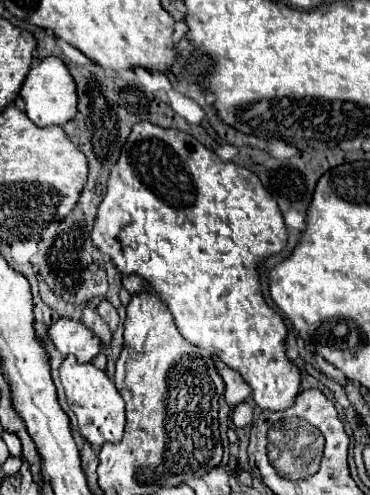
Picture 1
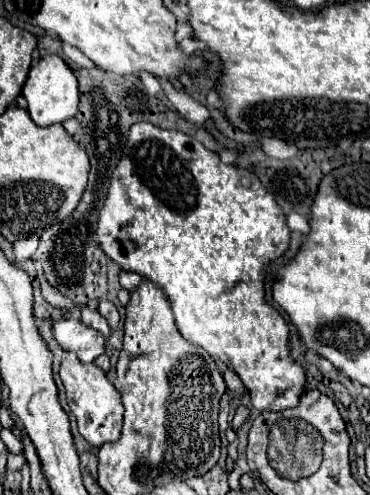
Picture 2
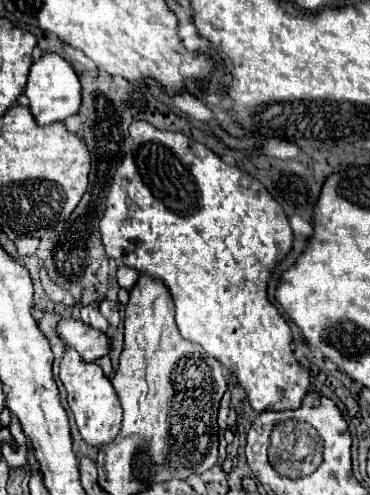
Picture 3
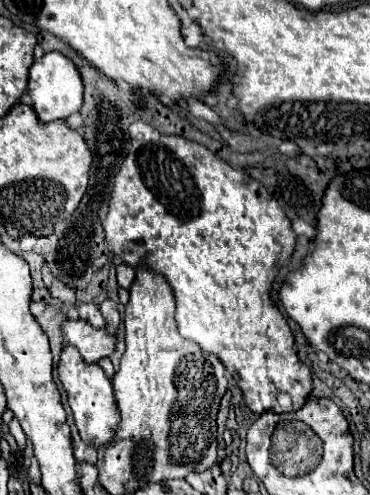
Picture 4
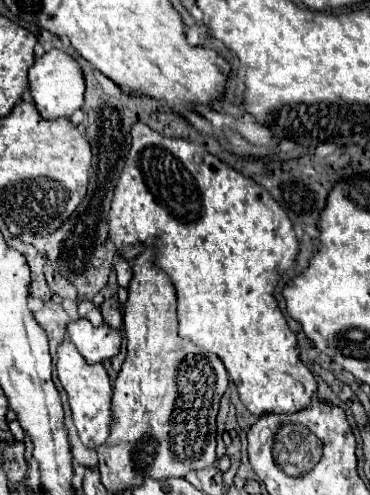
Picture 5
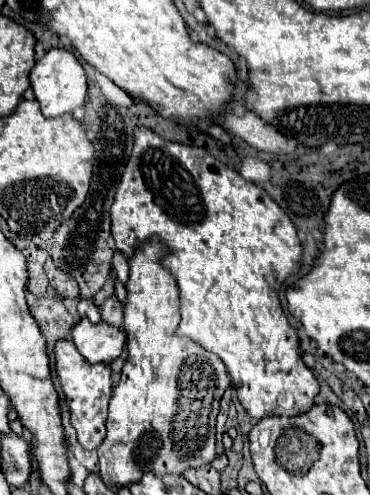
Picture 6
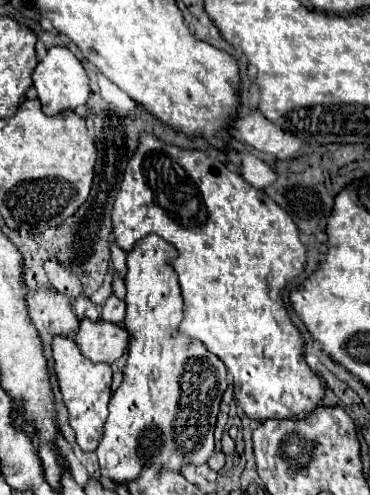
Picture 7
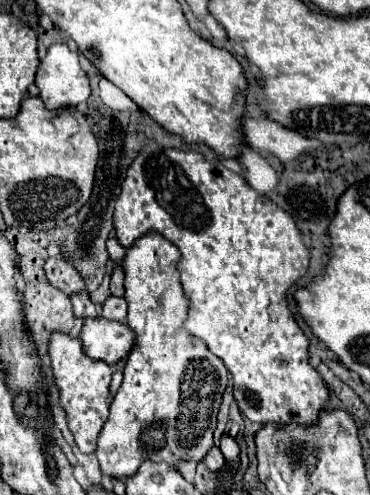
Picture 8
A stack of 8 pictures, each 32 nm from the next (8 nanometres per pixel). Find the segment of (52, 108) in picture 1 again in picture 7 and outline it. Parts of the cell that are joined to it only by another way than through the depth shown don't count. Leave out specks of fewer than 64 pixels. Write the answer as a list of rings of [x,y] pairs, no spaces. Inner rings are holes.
[[[52,46],[48,50],[48,54],[34,68],[32,84],[36,88],[38,100],[42,102],[42,112],[46,116],[58,116],[62,112],[76,110],[78,106],[86,104],[86,100],[90,96],[88,76],[84,72],[80,60],[76,58],[76,54],[70,48],[66,48],[66,46]]]

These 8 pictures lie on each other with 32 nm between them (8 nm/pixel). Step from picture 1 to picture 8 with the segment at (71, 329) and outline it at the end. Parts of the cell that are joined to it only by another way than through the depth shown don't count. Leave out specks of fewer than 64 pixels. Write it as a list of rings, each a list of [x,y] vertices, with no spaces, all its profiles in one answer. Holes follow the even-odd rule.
[[[98,318],[84,320],[78,338],[82,340],[86,356],[90,356],[92,360],[102,360],[112,366],[132,350],[134,332],[126,328],[126,324]]]

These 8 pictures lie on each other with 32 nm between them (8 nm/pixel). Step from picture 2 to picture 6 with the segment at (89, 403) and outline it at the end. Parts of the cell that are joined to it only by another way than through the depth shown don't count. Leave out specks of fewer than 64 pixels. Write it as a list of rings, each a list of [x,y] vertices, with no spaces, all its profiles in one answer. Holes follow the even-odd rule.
[[[60,340],[60,344],[56,344],[56,374],[66,394],[66,402],[72,414],[72,426],[78,432],[80,444],[88,450],[96,450],[106,438],[108,402],[112,396],[110,368],[106,364],[88,364],[70,340]]]

